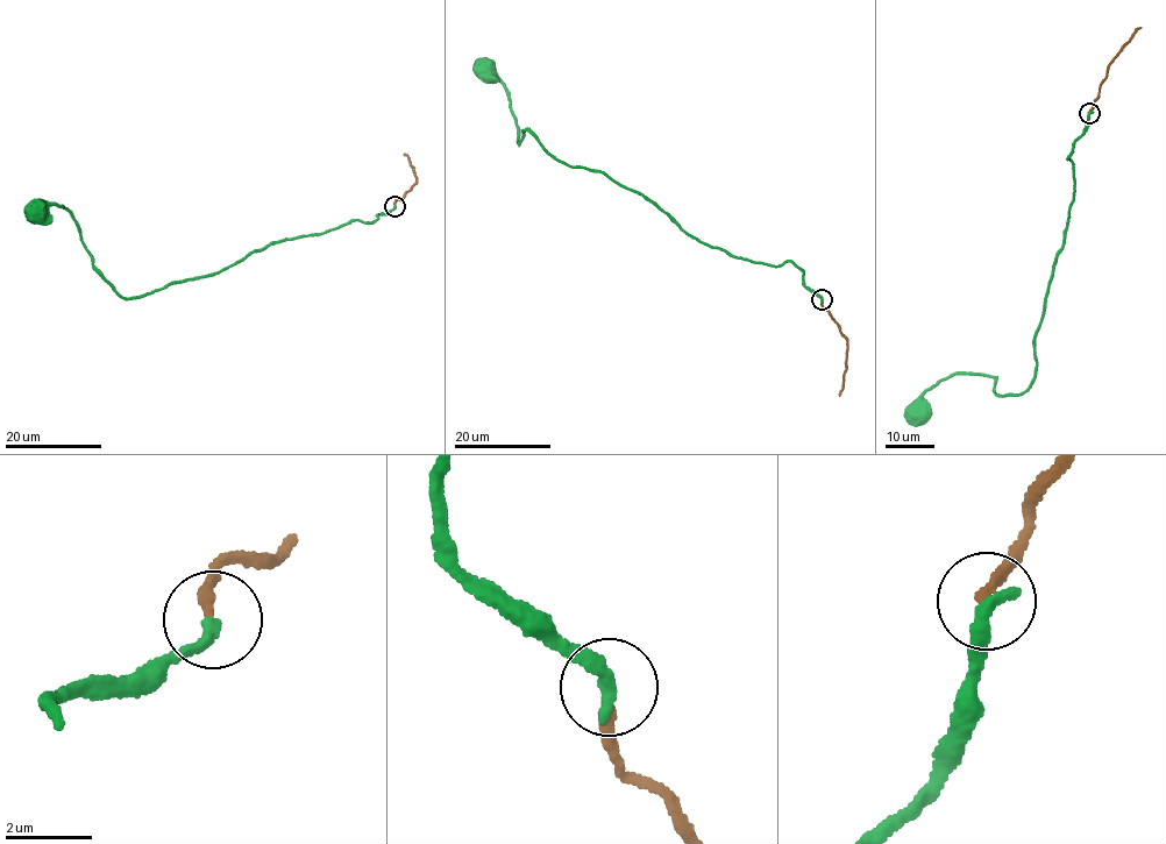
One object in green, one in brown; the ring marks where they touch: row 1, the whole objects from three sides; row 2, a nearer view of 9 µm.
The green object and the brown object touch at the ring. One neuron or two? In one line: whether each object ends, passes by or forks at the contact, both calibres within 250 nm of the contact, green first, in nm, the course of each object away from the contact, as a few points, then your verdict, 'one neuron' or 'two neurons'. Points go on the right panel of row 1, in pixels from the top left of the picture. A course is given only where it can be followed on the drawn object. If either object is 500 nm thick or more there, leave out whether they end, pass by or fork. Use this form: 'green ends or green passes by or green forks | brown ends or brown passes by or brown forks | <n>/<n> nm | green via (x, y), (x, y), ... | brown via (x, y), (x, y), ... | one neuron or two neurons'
green ends | brown ends | 360/200 nm | green via (1089, 113), (1067, 158), (1074, 196), (1033, 377), (1004, 396), (992, 377), (955, 374), (926, 389), (917, 412) | brown via (1089, 113), (1110, 61), (1136, 28), (1142, 27) | two neurons

